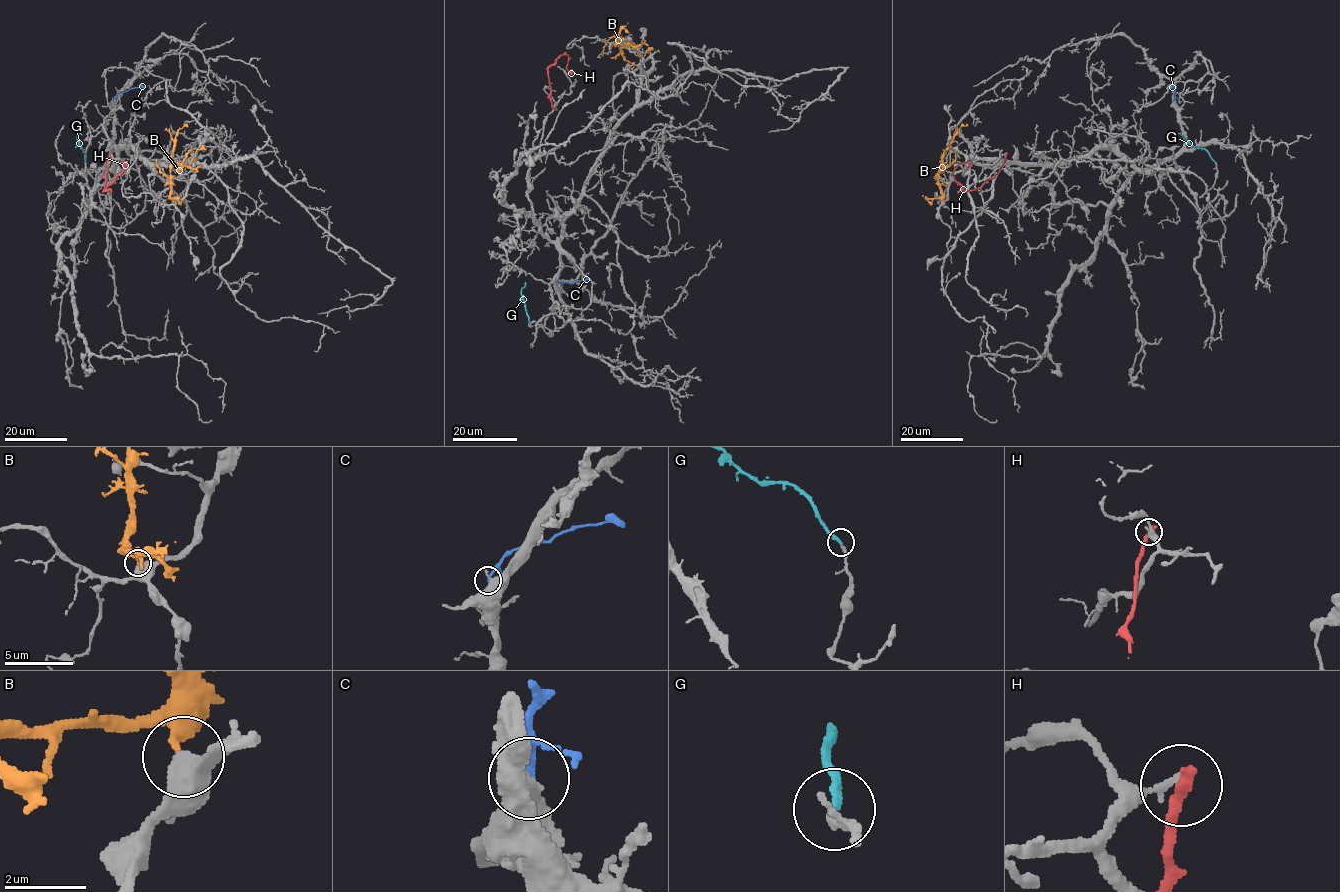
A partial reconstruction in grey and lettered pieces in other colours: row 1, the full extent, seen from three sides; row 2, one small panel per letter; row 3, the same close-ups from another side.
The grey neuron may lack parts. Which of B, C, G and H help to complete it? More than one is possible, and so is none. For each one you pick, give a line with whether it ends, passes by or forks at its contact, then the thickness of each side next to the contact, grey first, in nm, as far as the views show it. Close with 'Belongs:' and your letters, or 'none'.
G: It ends there. Thickness 170 nm (grey) against 200 nm
Belongs: G

